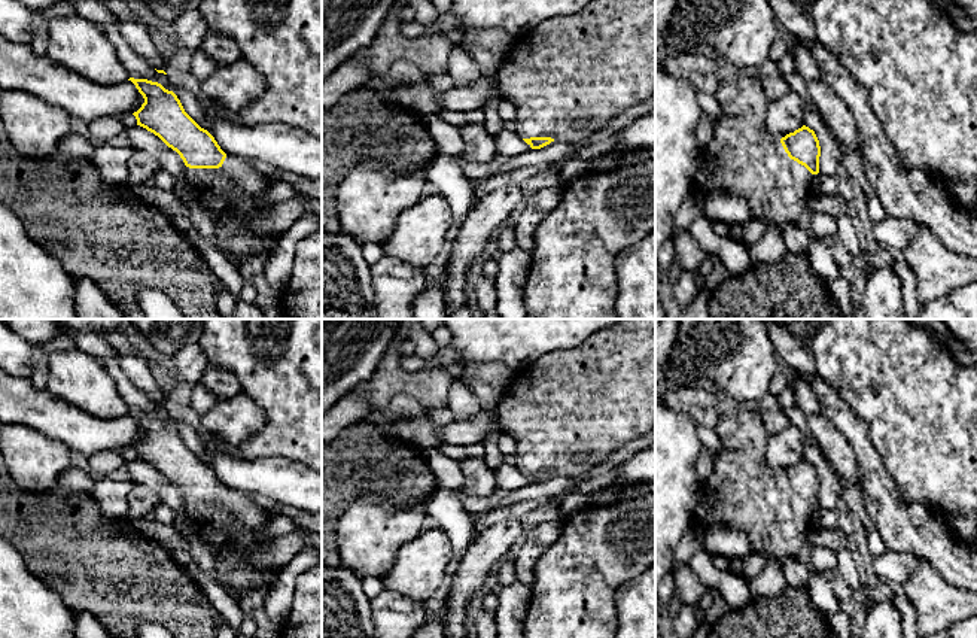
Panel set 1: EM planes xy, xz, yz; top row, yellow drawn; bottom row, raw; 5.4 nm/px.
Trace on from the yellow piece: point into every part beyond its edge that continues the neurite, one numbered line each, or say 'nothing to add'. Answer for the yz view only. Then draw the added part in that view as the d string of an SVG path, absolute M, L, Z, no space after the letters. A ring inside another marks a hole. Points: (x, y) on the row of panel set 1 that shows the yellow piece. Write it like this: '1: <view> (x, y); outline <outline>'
1: yz (743, 157); outline M745 72L733 73L719 80L715 92L721 112L715 121L713 137L700 151L697 170L693 176L693 191L706 195L713 191L731 191L740 195L751 209L751 219L763 221L767 227L774 224L783 230L786 224L798 224L800 215L807 204L813 188L813 174L785 152L780 139L774 137L766 127L768 98L754 75Z

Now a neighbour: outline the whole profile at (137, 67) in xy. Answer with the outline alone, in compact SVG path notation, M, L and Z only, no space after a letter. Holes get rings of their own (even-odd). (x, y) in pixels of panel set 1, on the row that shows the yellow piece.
M101 25L109 39L112 40L122 64L125 66L130 78L147 79L161 83L165 89L173 91L180 100L185 112L204 130L210 133L203 103L198 101L189 91L177 86L173 78L164 73L158 73L155 67L149 64L143 57L137 55L131 46L121 36L118 25Z

